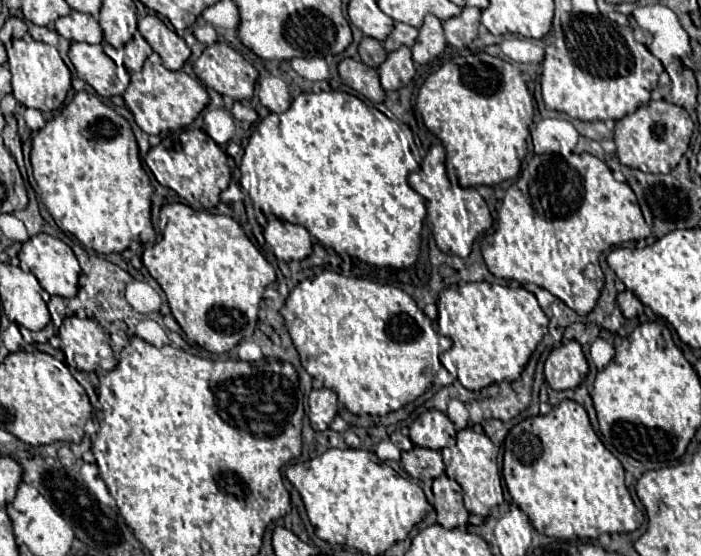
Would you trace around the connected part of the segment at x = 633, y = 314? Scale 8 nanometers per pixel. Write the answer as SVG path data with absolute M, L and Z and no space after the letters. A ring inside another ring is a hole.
M629 290L617 294L617 304L619 304L621 314L625 318L639 318L639 316L643 316L643 304L641 304L641 300L633 292L629 292Z

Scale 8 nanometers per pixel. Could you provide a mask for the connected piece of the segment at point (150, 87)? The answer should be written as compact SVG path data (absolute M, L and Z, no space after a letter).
M155 52L145 60L145 64L139 72L131 74L131 84L125 90L123 98L125 98L125 104L129 106L129 110L133 112L137 126L147 134L159 134L159 132L167 132L167 130L185 128L209 104L209 94L199 80L187 76L183 70L177 70L177 72L167 70L161 64L159 54L155 54Z

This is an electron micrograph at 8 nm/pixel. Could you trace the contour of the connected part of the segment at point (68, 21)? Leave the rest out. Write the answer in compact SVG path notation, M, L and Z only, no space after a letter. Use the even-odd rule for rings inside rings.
M71 12L65 18L59 18L55 22L55 30L65 36L71 42L87 42L87 44L101 44L103 30L99 22L91 14Z

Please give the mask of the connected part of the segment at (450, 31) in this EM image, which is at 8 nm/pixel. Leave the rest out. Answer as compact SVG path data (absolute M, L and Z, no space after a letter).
M463 8L463 12L455 18L449 18L443 22L445 38L453 46L467 46L475 40L477 28L479 28L479 8Z

